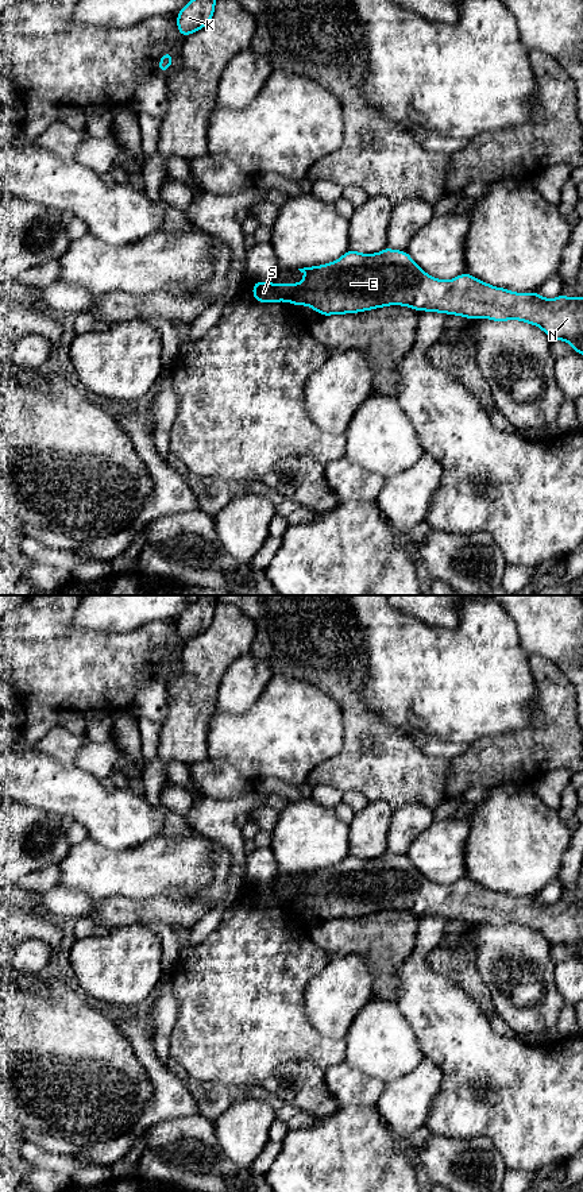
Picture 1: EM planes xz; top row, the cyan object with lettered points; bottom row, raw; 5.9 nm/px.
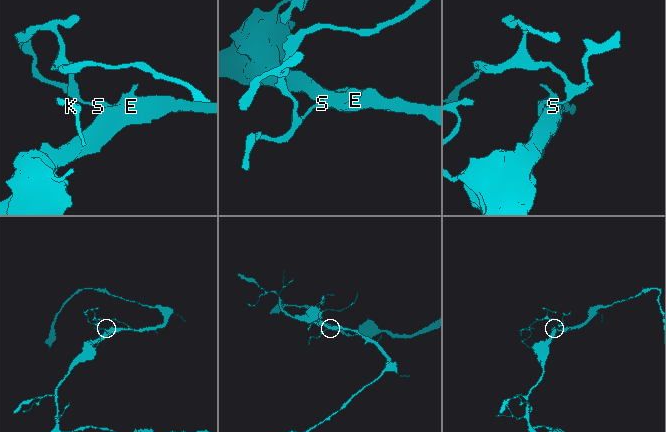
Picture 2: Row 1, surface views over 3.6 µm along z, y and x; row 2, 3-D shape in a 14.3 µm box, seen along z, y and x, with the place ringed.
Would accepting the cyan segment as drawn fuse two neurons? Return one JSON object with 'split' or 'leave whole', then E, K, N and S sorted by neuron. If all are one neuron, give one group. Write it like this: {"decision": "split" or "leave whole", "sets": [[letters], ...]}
{"decision": "split", "sets": [["E", "K", "N"], ["S"]]}

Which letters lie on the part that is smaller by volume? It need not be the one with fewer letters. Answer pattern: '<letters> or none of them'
S

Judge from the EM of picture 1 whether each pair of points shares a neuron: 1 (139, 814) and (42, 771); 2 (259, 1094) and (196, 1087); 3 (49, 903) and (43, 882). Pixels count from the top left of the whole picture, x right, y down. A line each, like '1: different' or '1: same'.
1: same
2: same
3: different

